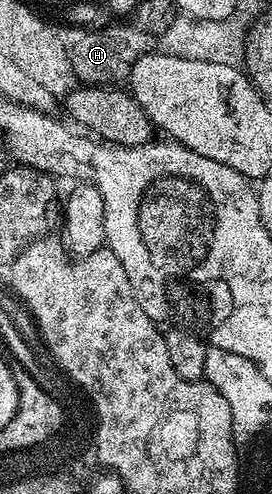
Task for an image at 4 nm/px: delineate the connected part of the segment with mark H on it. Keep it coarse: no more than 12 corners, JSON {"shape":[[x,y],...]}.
{"shape":[[118,21],[61,32],[87,87],[125,84],[155,36]]}

